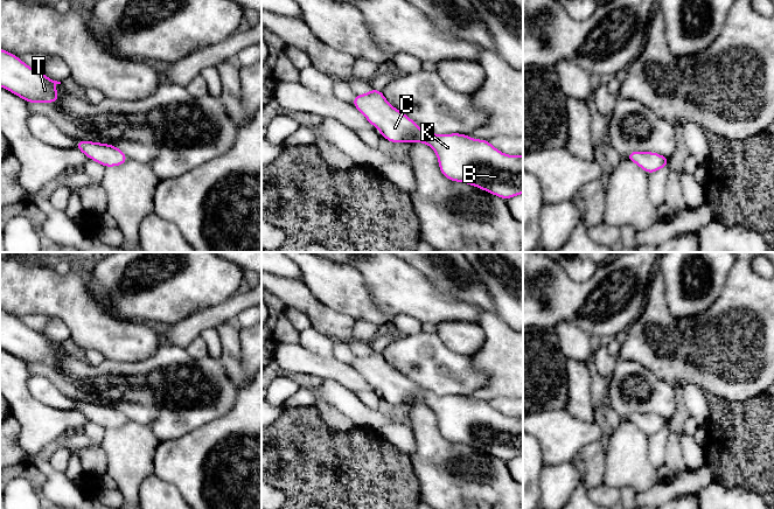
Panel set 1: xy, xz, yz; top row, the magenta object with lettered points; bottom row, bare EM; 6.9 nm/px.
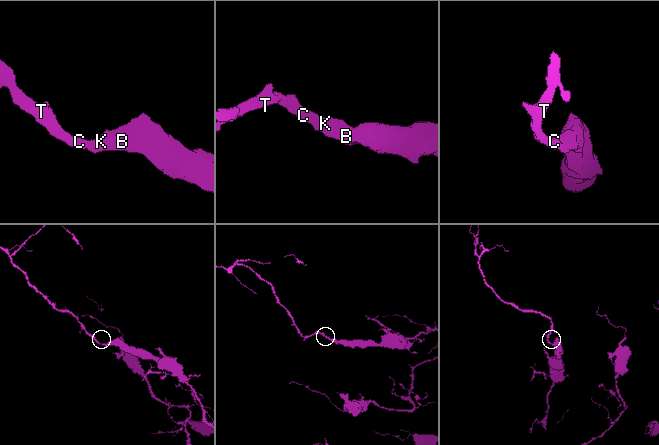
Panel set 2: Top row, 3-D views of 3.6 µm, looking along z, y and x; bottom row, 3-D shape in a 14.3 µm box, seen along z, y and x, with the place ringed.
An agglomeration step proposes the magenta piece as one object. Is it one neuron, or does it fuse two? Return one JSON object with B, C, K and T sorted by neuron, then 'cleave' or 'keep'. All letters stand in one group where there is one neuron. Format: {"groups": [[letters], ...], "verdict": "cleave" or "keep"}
{"groups": [["B", "C", "K", "T"]], "verdict": "keep"}

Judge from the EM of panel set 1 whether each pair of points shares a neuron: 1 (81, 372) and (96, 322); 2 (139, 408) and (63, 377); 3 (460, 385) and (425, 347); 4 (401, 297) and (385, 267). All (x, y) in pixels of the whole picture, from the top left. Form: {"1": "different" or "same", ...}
{"1": "different", "2": "same", "3": "same", "4": "same"}

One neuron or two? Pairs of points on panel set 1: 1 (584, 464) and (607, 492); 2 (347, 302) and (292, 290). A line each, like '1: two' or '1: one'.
1: two
2: two

